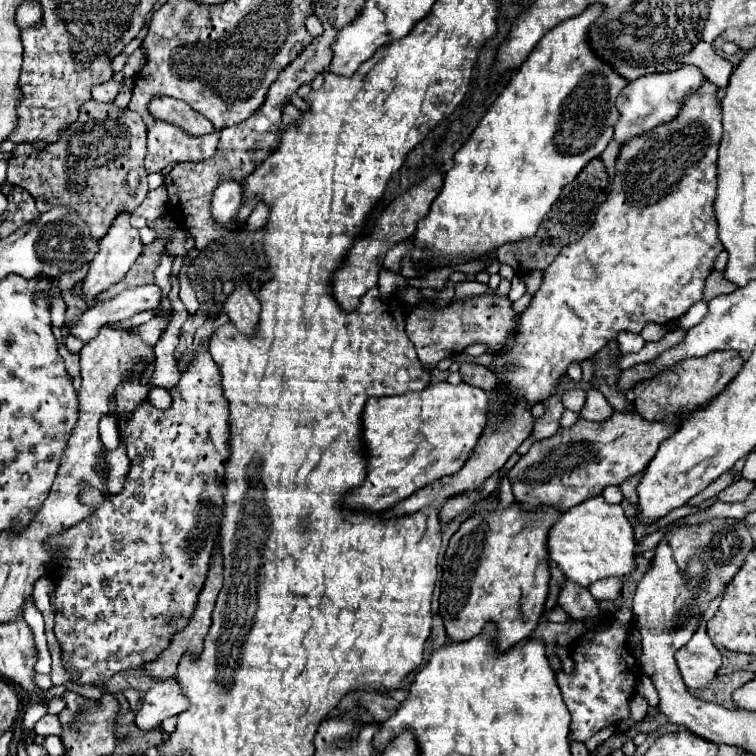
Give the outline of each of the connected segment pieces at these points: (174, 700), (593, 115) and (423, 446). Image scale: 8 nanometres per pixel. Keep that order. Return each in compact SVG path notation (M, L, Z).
M176 676L156 680L154 686L146 692L142 708L136 716L136 724L142 730L152 730L162 724L164 718L176 716L188 708L188 698L182 692L182 686Z
M590 4L580 16L572 16L554 26L526 56L476 130L454 154L454 166L446 172L440 194L432 202L430 212L418 222L414 234L416 250L428 248L428 252L414 252L414 262L424 264L436 254L482 256L500 244L534 236L542 218L560 196L562 186L576 178L592 158L598 158L606 150L608 140L614 134L614 124L620 118L616 96L630 80L620 76L590 46L588 30L602 14L602 4Z
M466 382L430 384L422 392L406 392L368 400L364 408L364 444L368 444L368 480L356 488L356 504L388 510L434 480L458 472L472 456L486 428L488 392Z

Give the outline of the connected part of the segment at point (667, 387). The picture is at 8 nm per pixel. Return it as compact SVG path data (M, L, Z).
M716 350L700 358L686 358L676 362L660 376L636 384L636 410L646 420L662 420L666 414L690 414L700 406L706 406L742 368L744 360L736 350Z

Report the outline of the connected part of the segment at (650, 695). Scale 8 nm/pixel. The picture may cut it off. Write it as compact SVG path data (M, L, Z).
M642 676L642 678L638 680L638 684L636 684L636 694L644 696L650 706L658 706L658 702L660 702L654 684L648 684L648 676Z

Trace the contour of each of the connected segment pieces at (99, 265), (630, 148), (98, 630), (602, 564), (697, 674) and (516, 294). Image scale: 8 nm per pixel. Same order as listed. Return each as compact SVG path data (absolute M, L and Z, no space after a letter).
M122 210L122 212L118 212L118 216L114 218L114 222L112 222L110 230L106 232L106 236L98 240L98 252L94 254L94 258L92 258L92 262L90 262L90 270L88 270L88 274L86 274L86 278L84 278L84 284L82 284L88 302L90 302L94 296L98 296L100 292L108 290L114 282L120 282L120 280L124 278L124 274L130 270L130 266L136 262L136 258L140 256L140 252L142 252L140 234L138 234L136 228L130 226L130 212Z
M704 80L704 84L692 96L688 96L684 100L684 106L680 108L680 114L676 118L672 118L670 122L662 122L656 128L652 128L650 132L644 132L640 136L632 136L624 142L624 146L616 158L616 172L614 172L614 180L612 180L608 198L600 204L600 208L596 212L596 220L592 222L592 226L588 228L588 232L582 238L564 246L560 250L560 254L554 258L554 262L544 270L544 280L542 280L540 290L534 294L530 306L520 314L514 340L504 348L504 352L500 354L500 360L490 366L490 370L494 370L500 378L498 386L504 388L510 394L510 398L522 396L524 400L530 402L530 406L540 402L540 400L546 400L548 396L552 396L552 390L556 388L560 376L566 374L566 368L570 362L586 360L588 356L592 356L592 352L598 352L600 348L604 348L608 340L614 340L620 330L640 332L646 322L666 324L666 322L678 320L692 304L702 300L704 280L712 272L716 256L724 250L724 246L718 238L718 222L716 222L716 214L714 214L714 200L716 200L716 188L718 188L716 186L716 162L718 162L720 140L722 140L722 100L718 98L718 86L712 84L710 80Z
M202 342L194 354L194 358L190 360L190 366L186 366L186 370L182 370L182 378L180 382L168 390L172 396L172 406L168 410L158 410L156 406L150 404L150 400L146 398L144 402L140 402L136 406L136 410L130 416L122 416L118 418L118 428L120 428L120 438L126 444L126 452L130 458L130 470L128 476L124 480L124 488L120 494L104 494L96 488L82 488L80 492L80 502L86 506L92 506L94 512L78 522L76 526L66 528L66 532L60 532L60 536L50 536L48 538L48 546L50 548L62 548L60 554L52 560L52 576L54 576L54 590L50 594L52 598L52 606L56 608L56 638L62 644L62 662L64 668L70 668L70 672L78 674L76 684L92 684L92 686L102 686L106 684L114 674L124 672L124 670L138 670L144 668L146 664L154 662L162 650L168 648L168 644L172 642L172 636L176 632L180 632L182 628L186 628L190 616L196 610L196 602L200 596L200 590L204 588L208 570L210 570L210 560L212 560L212 550L216 546L218 540L218 532L222 526L222 518L224 518L224 490L226 490L226 464L230 458L230 422L228 422L228 400L224 400L224 390L222 390L222 374L218 364L212 360L210 352L208 352L208 344Z
M594 496L564 512L550 532L550 558L570 582L576 582L584 588L610 576L620 578L622 584L630 582L638 568L638 556L634 548L634 526L626 518L622 506L608 504L602 496Z
M698 628L692 640L676 652L676 662L682 672L684 684L694 690L708 686L722 664L718 648L712 644L704 628Z
M514 276L514 278L512 278L512 288L510 288L508 298L510 298L512 302L516 302L516 300L522 298L524 294L526 294L526 284L524 284L522 276Z

